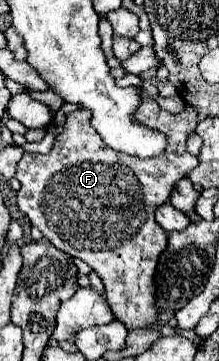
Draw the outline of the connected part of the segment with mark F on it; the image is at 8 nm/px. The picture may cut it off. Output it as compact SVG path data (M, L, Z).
M145 98L145 102L141 102L141 110L137 110L137 122L145 122L145 126L149 126L151 130L163 132L163 134L167 136L165 154L161 154L161 156L157 156L157 158L133 158L133 156L129 156L129 154L121 154L121 152L111 150L109 146L103 144L103 140L99 138L97 130L93 130L89 110L77 108L77 110L73 110L73 112L67 114L65 128L63 128L63 132L61 132L59 136L55 136L55 144L53 144L53 148L51 148L49 154L29 154L29 152L25 152L25 154L21 156L21 160L19 160L19 164L17 164L17 180L21 182L21 190L17 192L17 206L19 206L19 210L21 210L23 214L27 214L27 218L31 220L31 224L33 224L35 228L39 228L39 230L43 232L43 236L45 236L55 248L63 250L63 252L69 254L69 256L77 256L77 258L85 260L85 262L101 276L103 286L105 286L105 298L107 298L107 302L109 302L109 306L111 306L115 318L119 318L127 328L147 328L147 326L153 326L153 324L157 322L157 308L155 308L155 304L153 304L153 276L155 276L157 256L159 256L159 254L165 250L165 246L167 246L167 234L165 234L165 230L155 222L153 212L155 212L155 208L159 208L161 204L167 202L167 198L171 196L173 186L175 186L181 178L185 178L187 172L189 172L193 166L197 166L197 156L193 156L193 154L187 152L187 138L189 138L189 134L195 132L197 122L199 122L199 120L197 120L197 110L193 110L193 106L187 106L187 104L185 104L185 108L183 108L181 114L171 114L171 112L161 110L153 98Z

